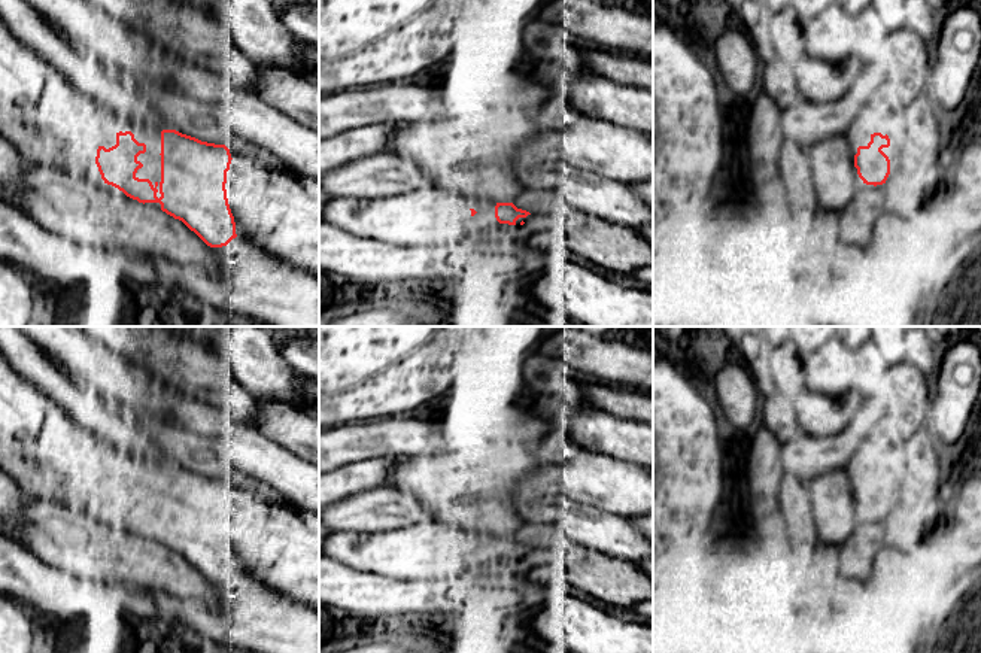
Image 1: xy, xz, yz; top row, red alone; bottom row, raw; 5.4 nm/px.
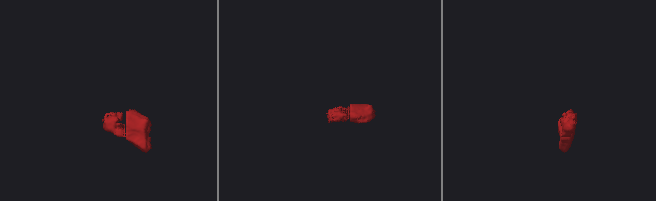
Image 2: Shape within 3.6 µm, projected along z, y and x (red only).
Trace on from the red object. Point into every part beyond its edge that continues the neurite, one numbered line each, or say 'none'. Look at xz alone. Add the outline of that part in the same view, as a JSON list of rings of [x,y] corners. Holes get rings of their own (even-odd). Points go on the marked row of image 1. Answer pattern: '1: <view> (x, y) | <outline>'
1: xz (430, 215) | [[[425,186],[377,200],[332,198],[321,221],[347,234],[414,247],[446,242],[458,225],[471,222],[473,216],[447,189]]]

